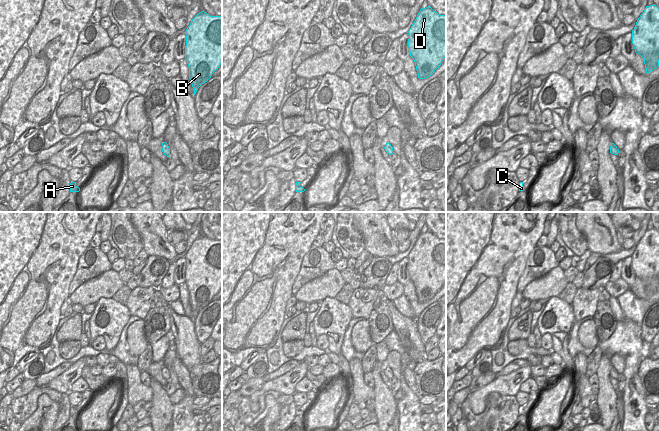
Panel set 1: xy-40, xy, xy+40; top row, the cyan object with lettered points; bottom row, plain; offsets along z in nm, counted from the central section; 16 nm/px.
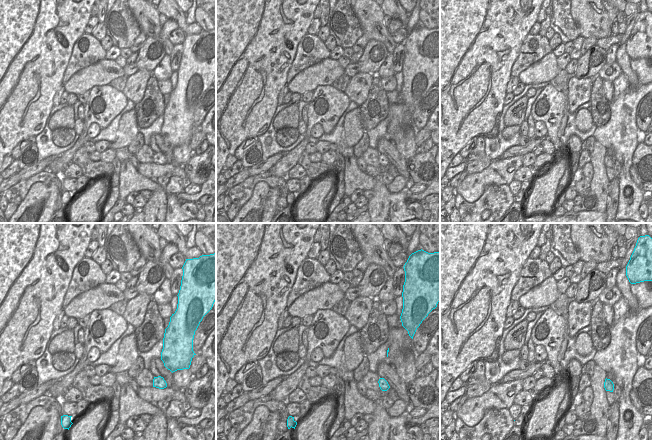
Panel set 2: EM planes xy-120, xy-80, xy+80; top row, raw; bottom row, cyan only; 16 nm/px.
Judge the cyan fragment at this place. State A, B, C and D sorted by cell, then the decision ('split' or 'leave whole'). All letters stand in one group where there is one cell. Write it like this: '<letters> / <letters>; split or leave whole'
A B C D; leave whole

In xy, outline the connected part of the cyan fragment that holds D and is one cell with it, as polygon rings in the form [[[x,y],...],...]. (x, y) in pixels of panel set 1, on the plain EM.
[[[431,231],[421,232],[414,247],[407,256],[408,271],[419,303],[431,300],[446,281],[446,239],[440,239]]]

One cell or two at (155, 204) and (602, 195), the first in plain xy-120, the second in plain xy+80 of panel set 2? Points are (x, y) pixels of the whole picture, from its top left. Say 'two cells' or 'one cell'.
one cell

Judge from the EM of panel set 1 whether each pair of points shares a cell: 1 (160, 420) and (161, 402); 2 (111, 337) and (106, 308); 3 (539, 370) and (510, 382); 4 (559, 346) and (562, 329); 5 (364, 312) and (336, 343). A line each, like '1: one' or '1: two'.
1: one
2: one
3: two
4: one
5: two

